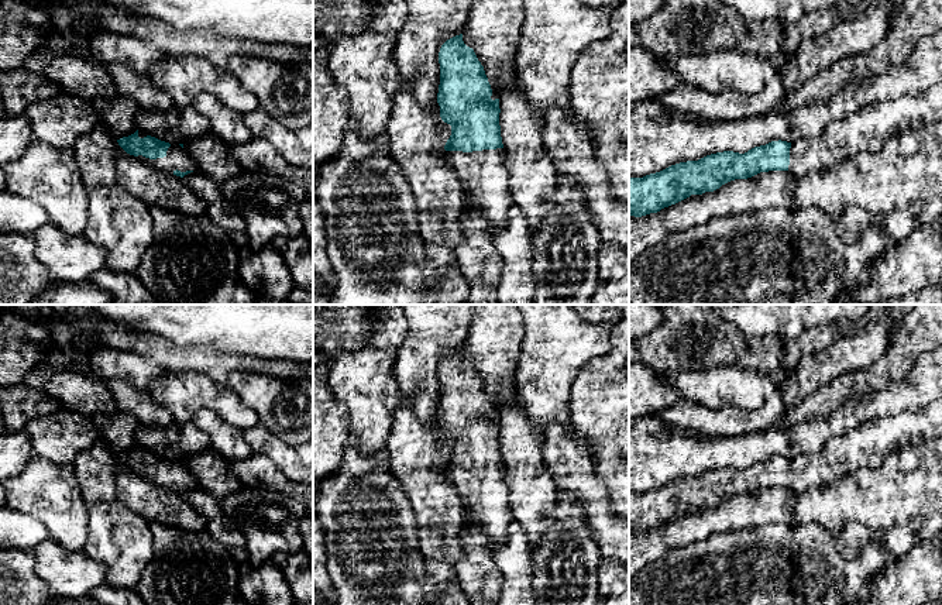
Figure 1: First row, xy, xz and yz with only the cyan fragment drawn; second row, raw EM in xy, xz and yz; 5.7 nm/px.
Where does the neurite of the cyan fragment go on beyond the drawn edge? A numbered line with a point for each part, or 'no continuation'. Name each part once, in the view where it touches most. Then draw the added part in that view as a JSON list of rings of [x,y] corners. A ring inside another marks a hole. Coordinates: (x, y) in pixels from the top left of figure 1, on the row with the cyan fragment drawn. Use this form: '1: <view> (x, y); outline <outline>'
1: xz (484, 175); outline [[[482,149],[472,152],[446,151],[444,159],[457,175],[468,199],[488,221],[488,236],[502,230],[513,204],[509,195],[506,149]]]

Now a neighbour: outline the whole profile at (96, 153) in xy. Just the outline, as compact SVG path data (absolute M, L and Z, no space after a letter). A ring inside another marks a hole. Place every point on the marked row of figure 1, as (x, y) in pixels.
M102 121L75 141L72 152L87 189L116 185L116 162L127 154Z

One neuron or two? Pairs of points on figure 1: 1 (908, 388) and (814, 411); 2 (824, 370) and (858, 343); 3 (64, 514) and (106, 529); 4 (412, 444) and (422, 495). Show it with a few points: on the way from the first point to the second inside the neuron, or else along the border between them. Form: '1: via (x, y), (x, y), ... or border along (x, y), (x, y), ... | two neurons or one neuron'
1: border along (873, 391), (853, 394), (825, 416), (812, 419) | two neurons
2: via (832, 361), (849, 351) | one neuron
3: border along (89, 505), (88, 535), (81, 550) | two neurons
4: via (415, 457), (415, 463), (420, 468), (422, 483) | one neuron

